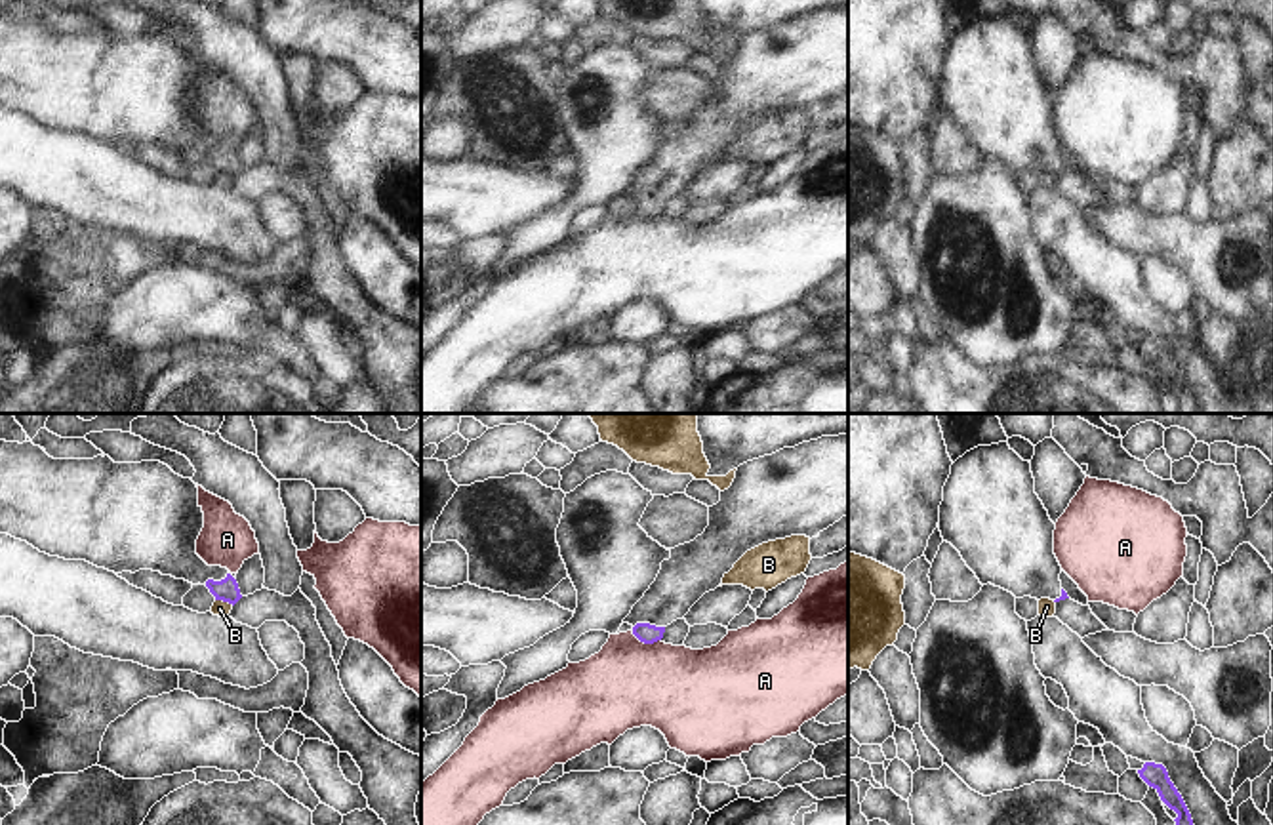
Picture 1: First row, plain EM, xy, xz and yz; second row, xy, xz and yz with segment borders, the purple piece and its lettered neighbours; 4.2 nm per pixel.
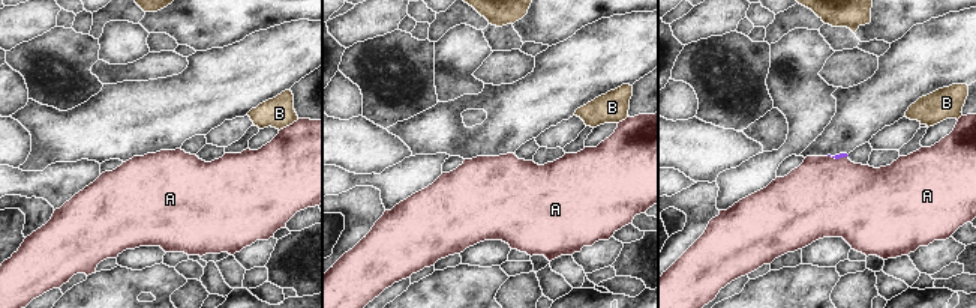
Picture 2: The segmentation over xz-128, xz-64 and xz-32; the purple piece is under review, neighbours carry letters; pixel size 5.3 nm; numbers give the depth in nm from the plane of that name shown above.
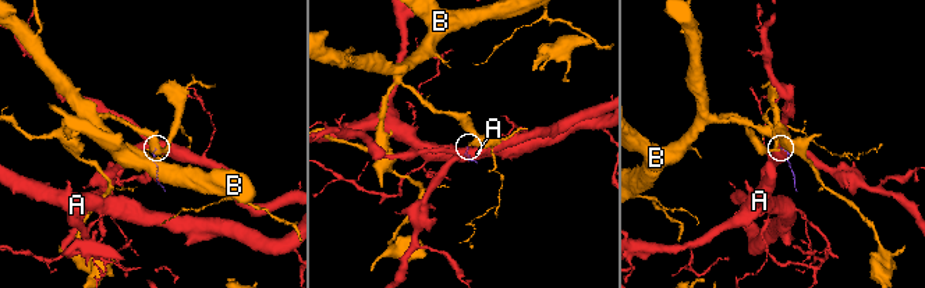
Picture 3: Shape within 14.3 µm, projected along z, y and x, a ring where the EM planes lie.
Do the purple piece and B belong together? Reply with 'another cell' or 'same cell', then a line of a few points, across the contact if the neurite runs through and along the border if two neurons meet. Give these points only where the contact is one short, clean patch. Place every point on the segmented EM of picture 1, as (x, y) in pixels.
another cell; line xy (216, 599), (233, 604)

